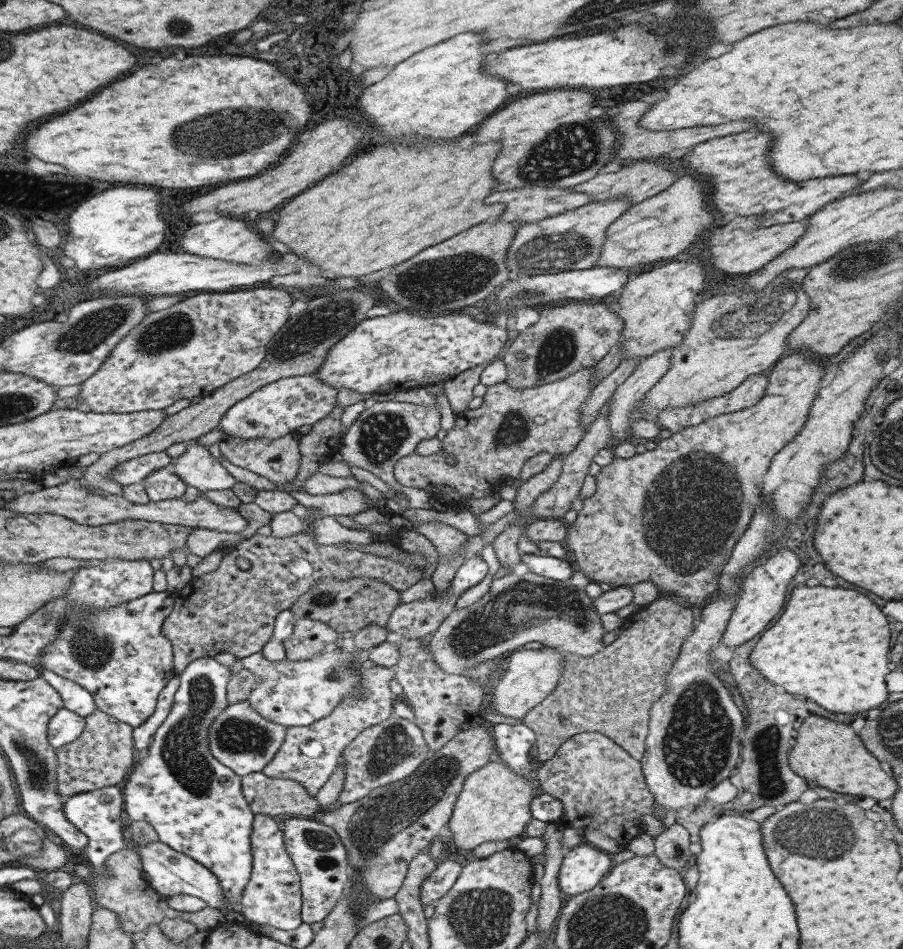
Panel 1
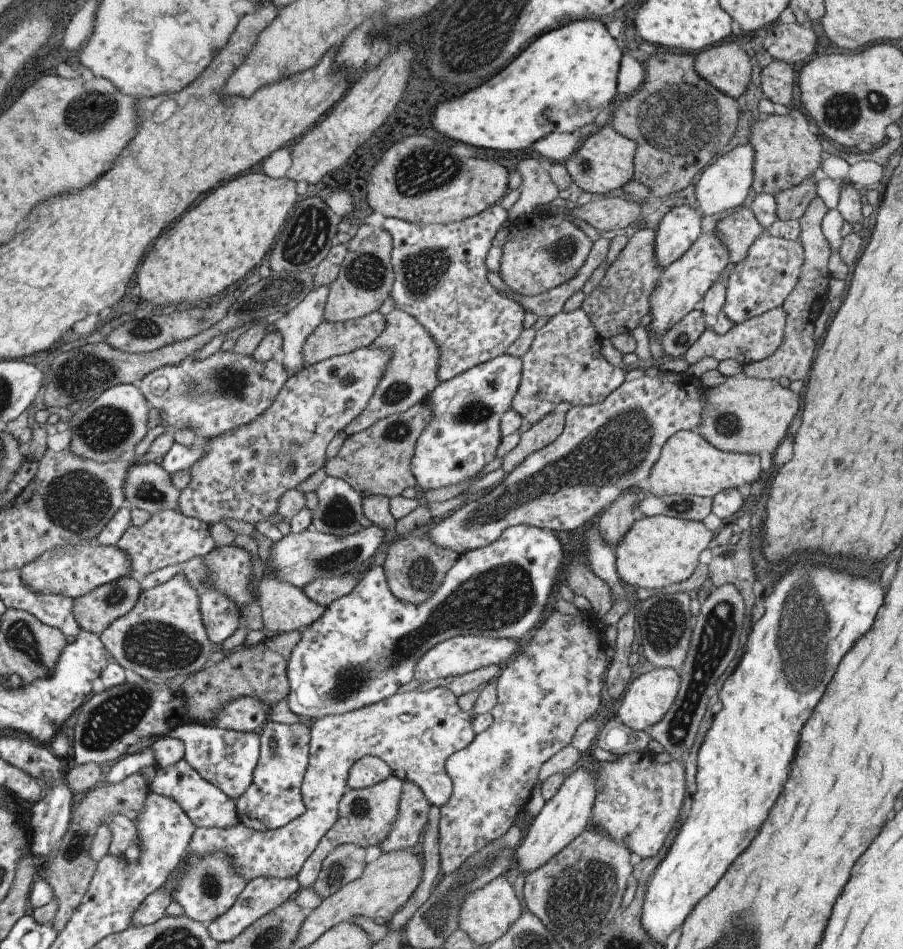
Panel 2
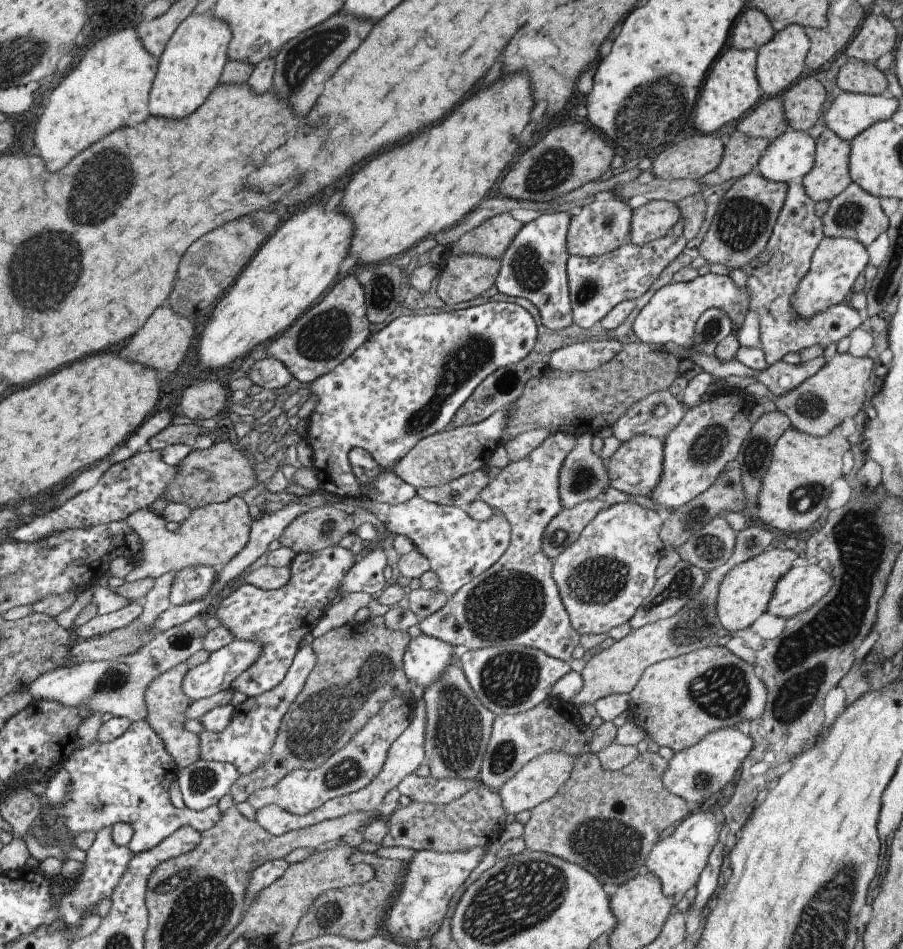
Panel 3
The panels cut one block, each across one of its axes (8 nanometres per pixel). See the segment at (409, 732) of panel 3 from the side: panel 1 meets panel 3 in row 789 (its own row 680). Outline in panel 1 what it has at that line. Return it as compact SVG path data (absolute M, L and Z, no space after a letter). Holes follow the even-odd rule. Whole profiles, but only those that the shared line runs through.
M392 667L355 668L359 670L359 684L349 694L343 696L330 714L321 717L309 726L288 726L285 728L283 743L273 759L261 770L269 778L293 780L313 797L333 773L345 747L368 726L383 722L392 715L395 696L389 691L389 682L395 671Z

